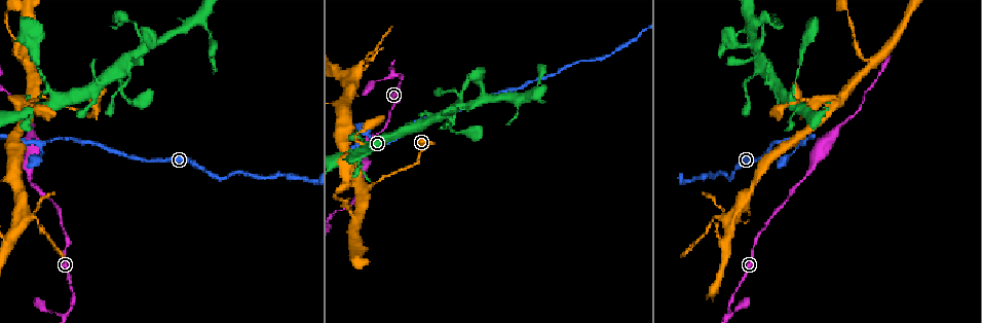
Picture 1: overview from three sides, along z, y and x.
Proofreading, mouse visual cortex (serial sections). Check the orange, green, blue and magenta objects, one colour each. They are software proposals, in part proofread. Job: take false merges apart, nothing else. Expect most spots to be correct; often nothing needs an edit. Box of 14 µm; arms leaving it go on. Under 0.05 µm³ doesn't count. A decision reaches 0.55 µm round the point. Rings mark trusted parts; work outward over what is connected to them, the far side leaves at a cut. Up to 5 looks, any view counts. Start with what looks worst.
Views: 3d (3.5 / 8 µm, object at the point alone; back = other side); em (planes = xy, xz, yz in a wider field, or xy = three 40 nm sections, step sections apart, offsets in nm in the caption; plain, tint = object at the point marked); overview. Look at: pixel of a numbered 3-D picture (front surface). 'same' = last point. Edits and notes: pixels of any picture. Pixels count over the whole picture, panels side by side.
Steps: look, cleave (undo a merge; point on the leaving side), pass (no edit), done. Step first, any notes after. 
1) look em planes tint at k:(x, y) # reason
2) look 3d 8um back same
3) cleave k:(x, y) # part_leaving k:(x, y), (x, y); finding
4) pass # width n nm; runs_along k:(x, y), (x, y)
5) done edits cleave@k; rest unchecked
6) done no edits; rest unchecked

look 3d 3.5um back at 1:(39, 141) # branch point

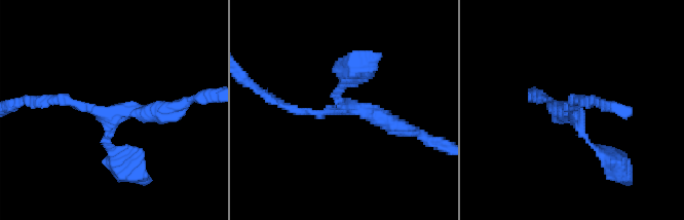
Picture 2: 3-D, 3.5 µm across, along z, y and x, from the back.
look em xy step 1 tint at 2:(336, 107) # arms 3; arm_widths 150, 150, 250 nm; shape alone is not enough

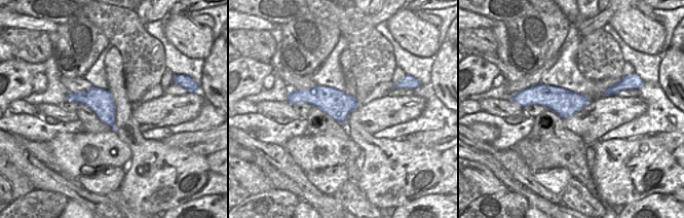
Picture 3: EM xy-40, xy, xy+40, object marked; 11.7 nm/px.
pass # runs_along 2:(45, 100), (108, 112), (105, 144), (120, 163); continuous, no second cell

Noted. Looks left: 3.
look em xy step 1 tint at 1:(738, 34) # a narrow waist

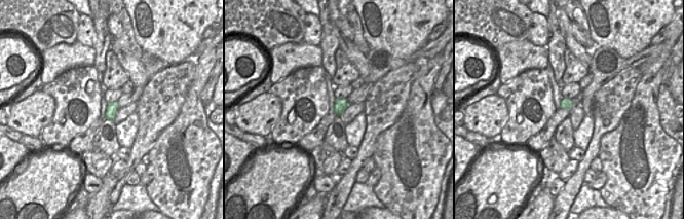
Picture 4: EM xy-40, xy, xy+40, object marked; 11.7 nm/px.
look 3d 3.5um same # wider look

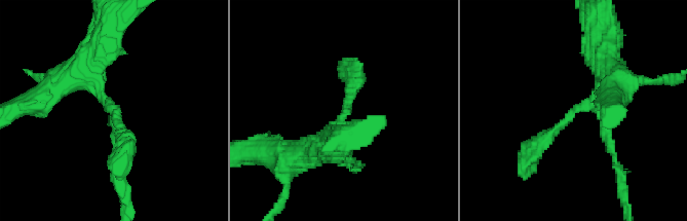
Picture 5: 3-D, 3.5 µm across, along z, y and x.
pass # runs_along 5:(611, 73), (527, 161); continuous, no second cell

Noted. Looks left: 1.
done no edits; rest unchecked

